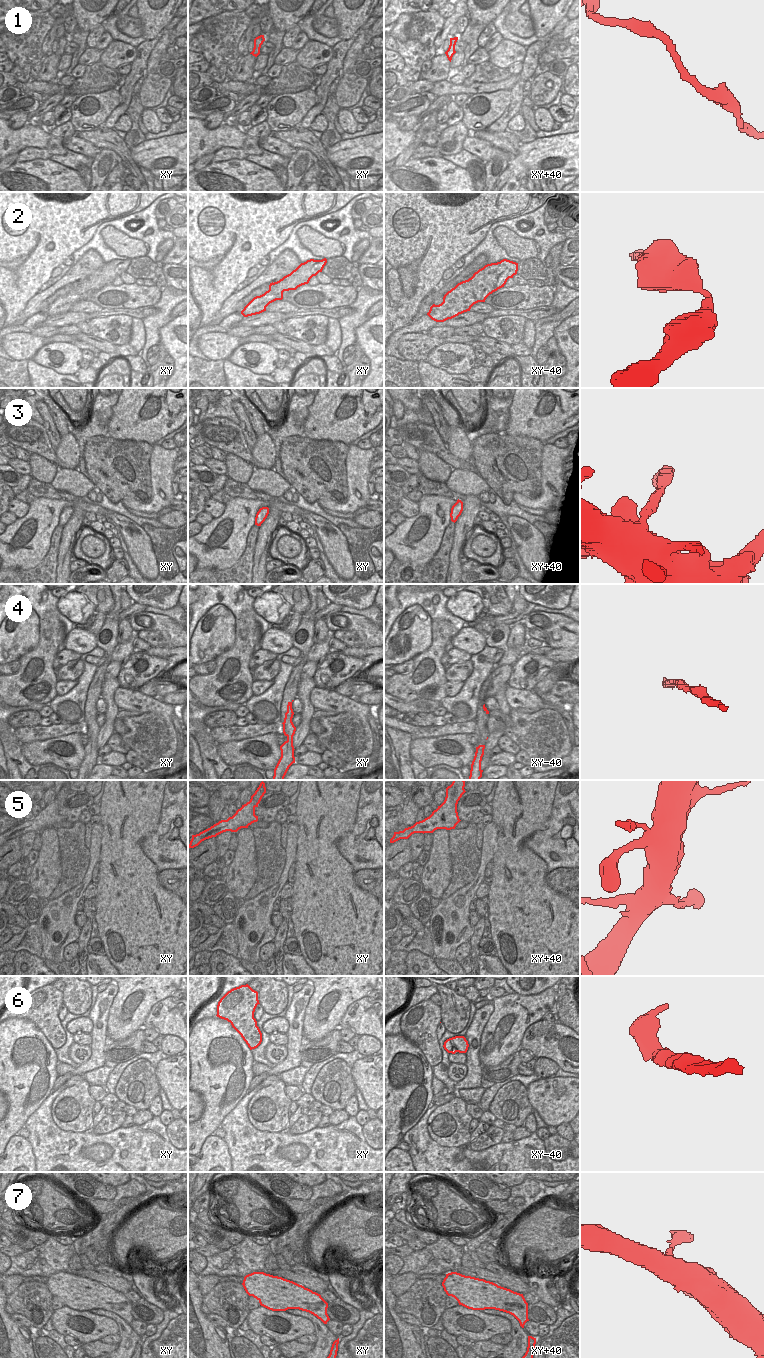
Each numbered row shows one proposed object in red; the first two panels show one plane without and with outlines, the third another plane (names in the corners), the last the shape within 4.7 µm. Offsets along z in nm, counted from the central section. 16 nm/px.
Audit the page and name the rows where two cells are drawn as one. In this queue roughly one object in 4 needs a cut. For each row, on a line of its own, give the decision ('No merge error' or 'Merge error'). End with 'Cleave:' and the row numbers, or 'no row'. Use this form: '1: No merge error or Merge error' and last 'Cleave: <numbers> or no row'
1: No merge error
2: No merge error
3: No merge error
4: No merge error
5: No merge error
6: Merge error
7: No merge error
Cleave: 6.

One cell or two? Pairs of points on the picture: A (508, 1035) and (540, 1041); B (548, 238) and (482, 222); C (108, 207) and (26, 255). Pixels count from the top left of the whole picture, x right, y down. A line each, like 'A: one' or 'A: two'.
A: two
B: two
C: one

